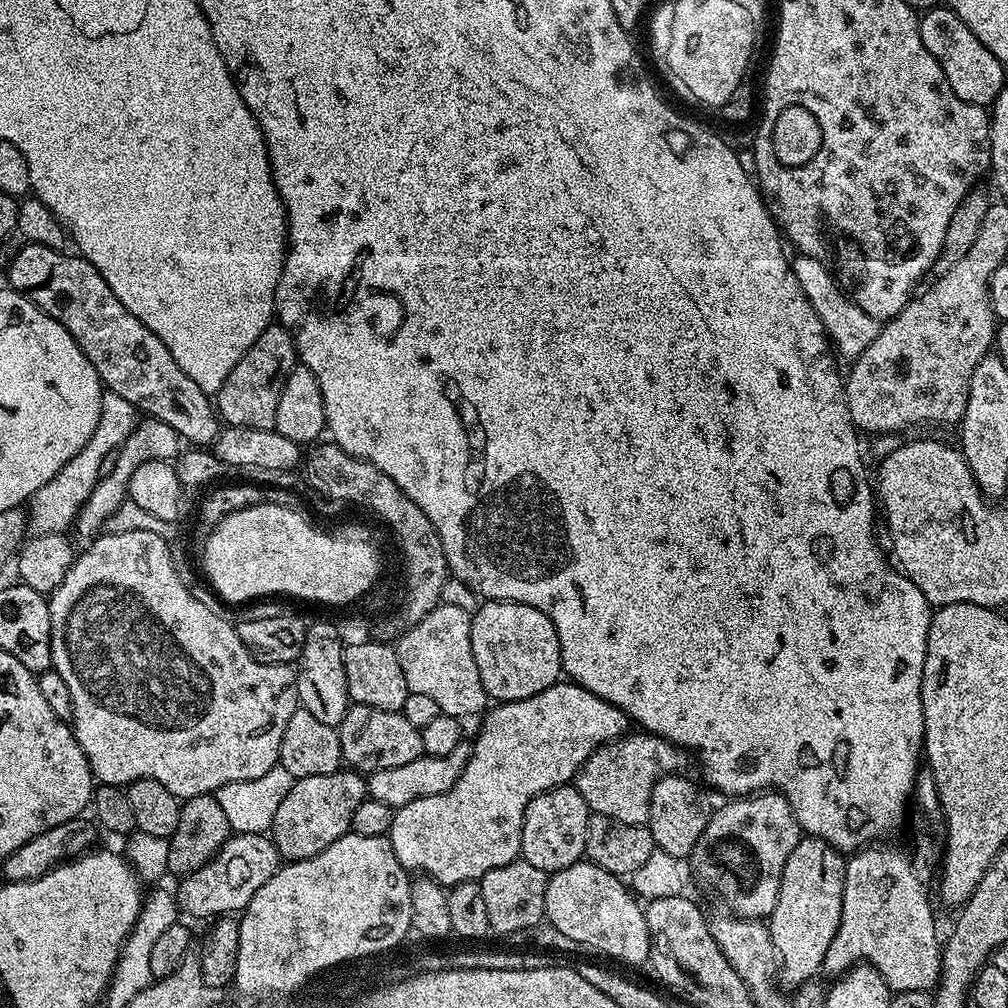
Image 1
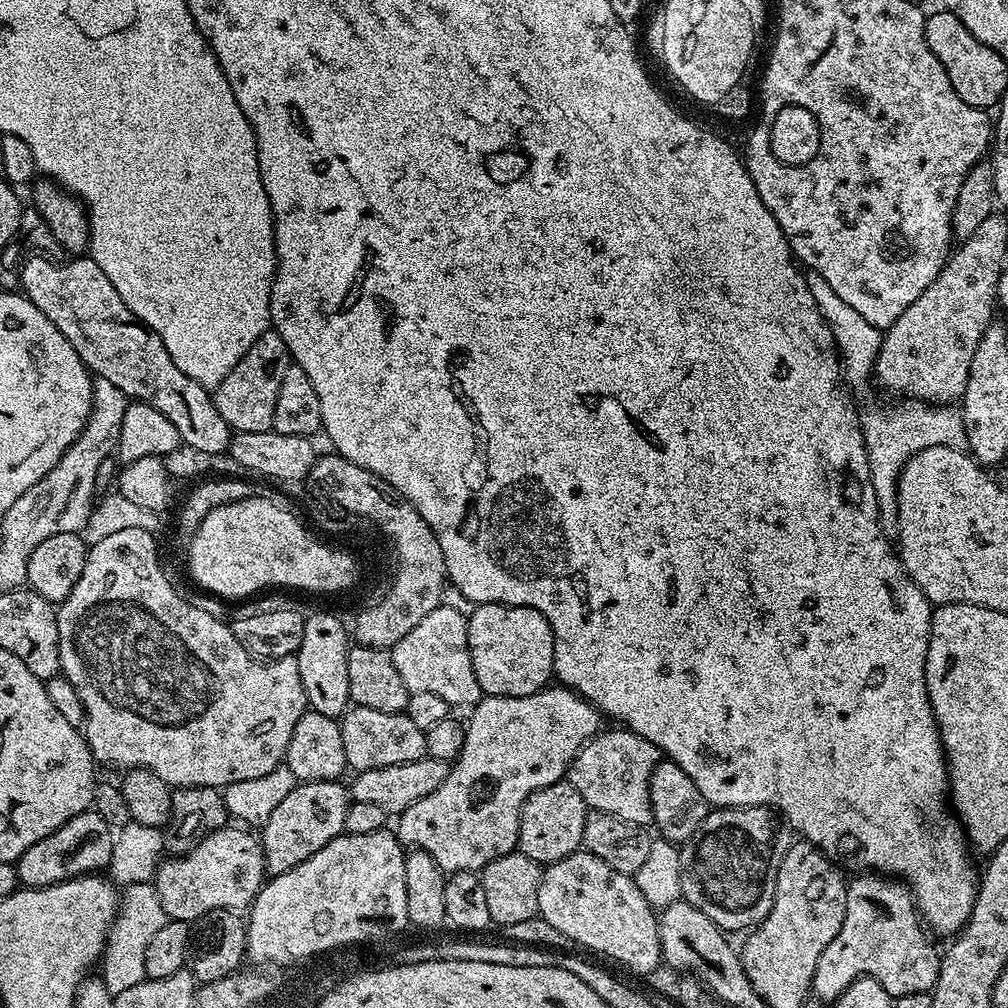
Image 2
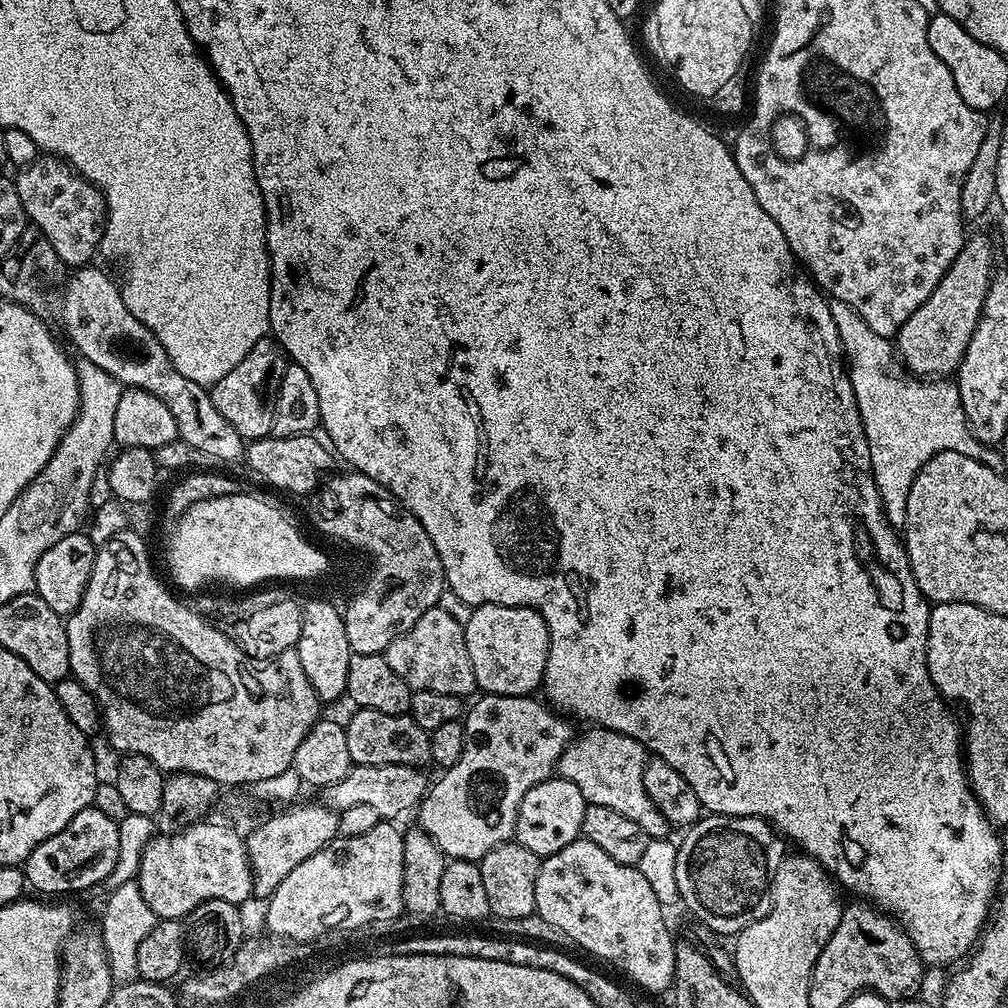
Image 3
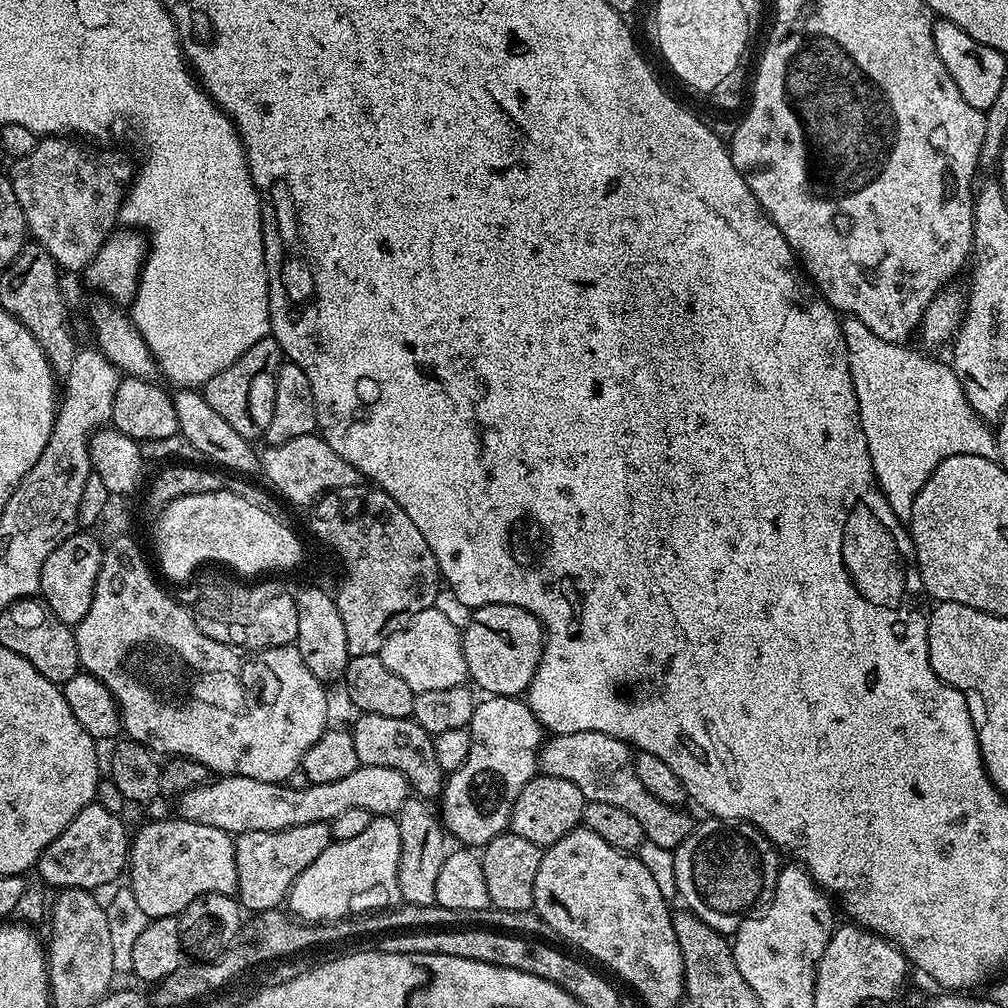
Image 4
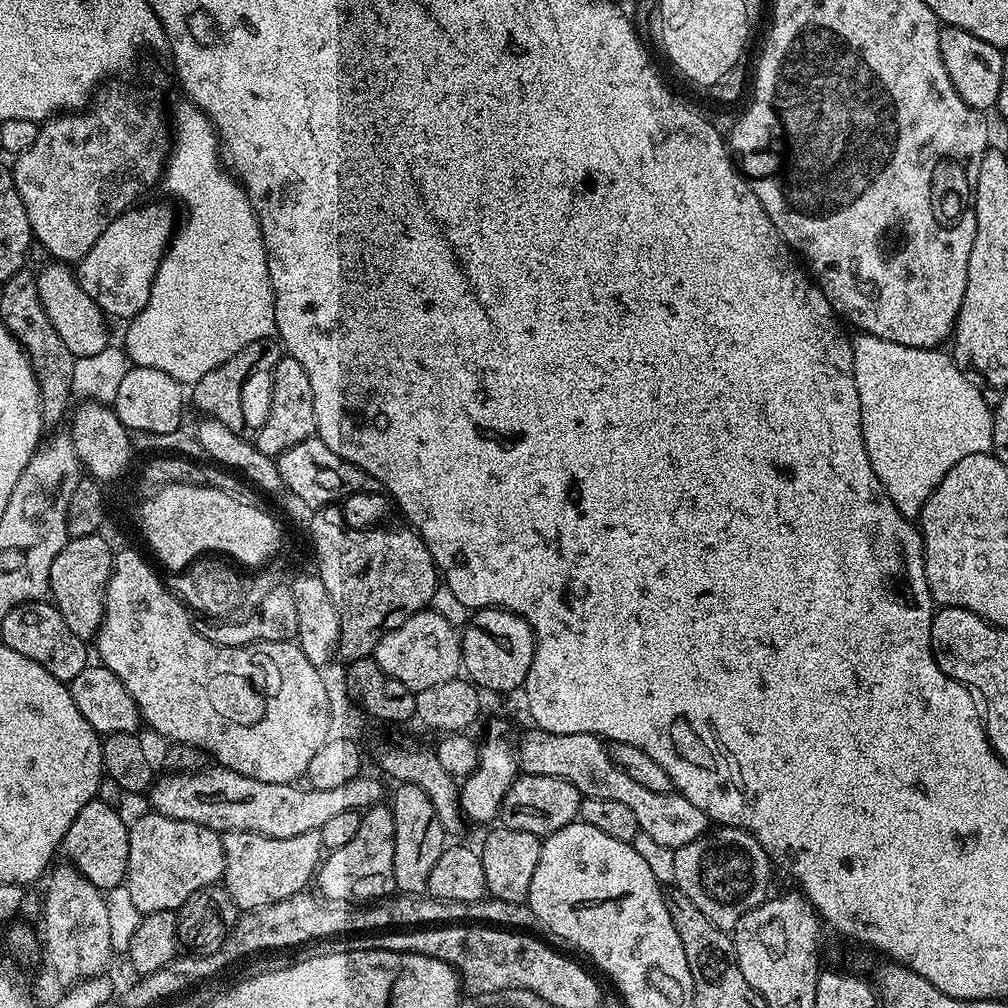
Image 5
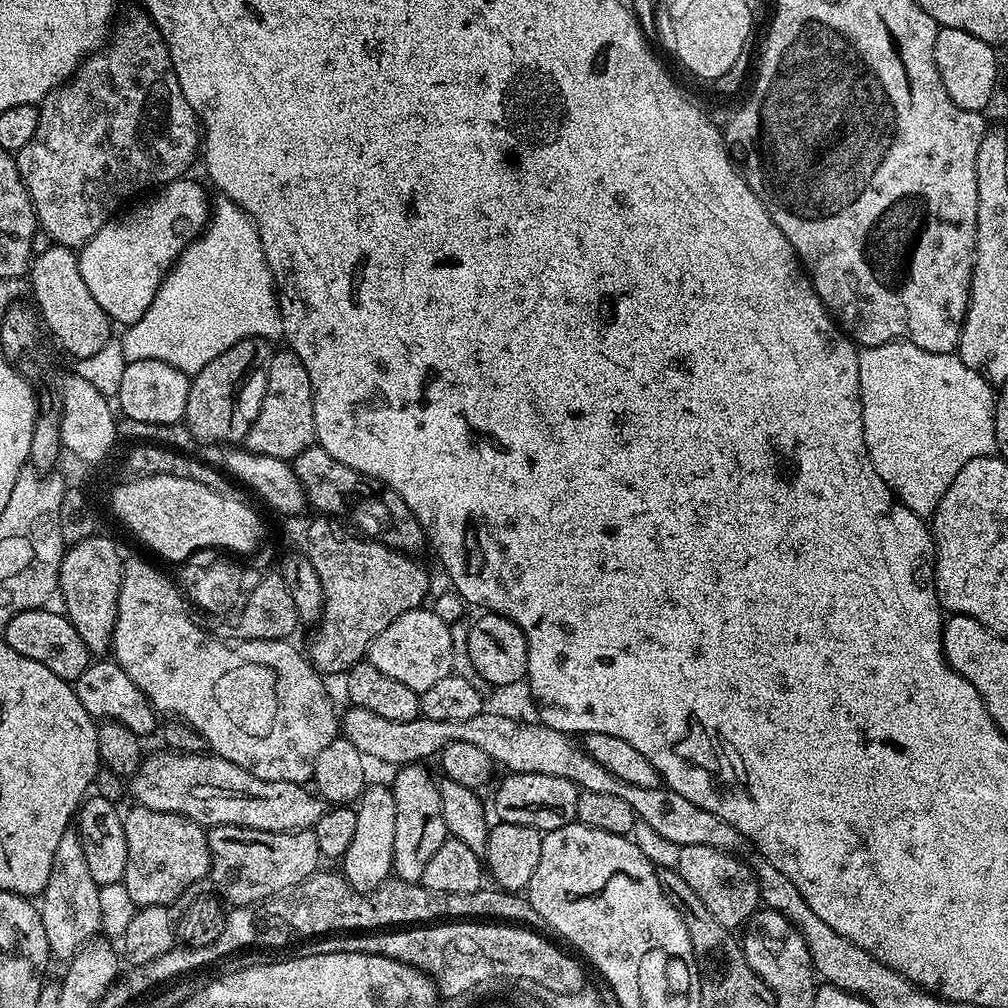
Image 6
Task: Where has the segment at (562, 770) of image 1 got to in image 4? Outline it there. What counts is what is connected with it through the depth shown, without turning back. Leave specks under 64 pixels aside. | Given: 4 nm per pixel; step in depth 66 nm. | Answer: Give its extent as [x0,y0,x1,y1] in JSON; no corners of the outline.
[438,696,546,846]

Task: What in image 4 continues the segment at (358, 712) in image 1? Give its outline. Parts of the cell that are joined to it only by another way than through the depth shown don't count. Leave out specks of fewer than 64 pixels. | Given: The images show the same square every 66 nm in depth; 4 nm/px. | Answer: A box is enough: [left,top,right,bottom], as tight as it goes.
[350,712,446,802]

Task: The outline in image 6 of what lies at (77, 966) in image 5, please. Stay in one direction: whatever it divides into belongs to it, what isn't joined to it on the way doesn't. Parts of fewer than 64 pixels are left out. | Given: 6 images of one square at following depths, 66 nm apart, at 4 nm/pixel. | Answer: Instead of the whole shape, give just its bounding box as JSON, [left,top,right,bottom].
[38,830,100,961]

